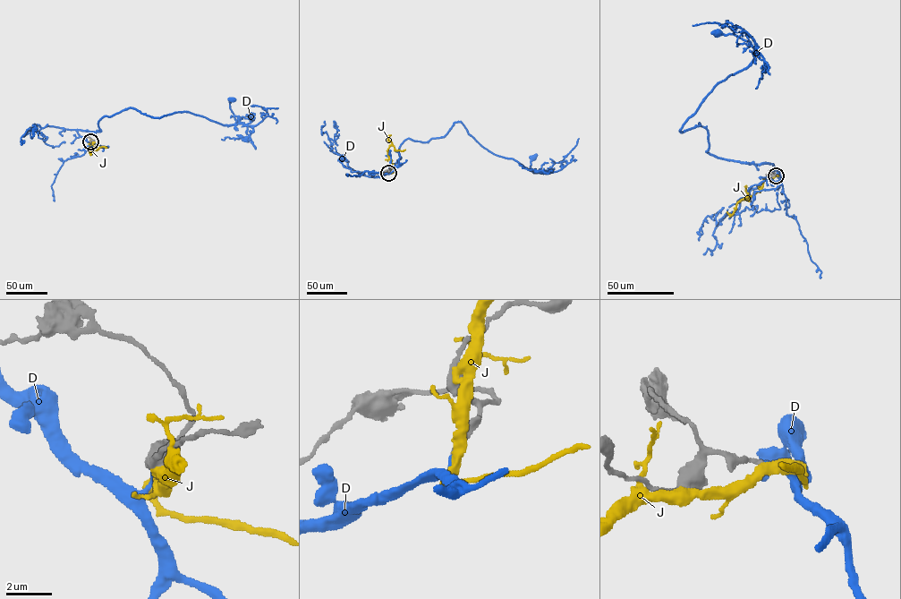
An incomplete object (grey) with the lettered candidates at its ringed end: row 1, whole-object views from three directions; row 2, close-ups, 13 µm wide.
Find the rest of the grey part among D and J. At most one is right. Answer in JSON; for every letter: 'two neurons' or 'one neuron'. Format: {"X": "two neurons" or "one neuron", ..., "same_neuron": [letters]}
{"D": "one neuron", "J": "two neurons", "same_neuron": ["D"]}

